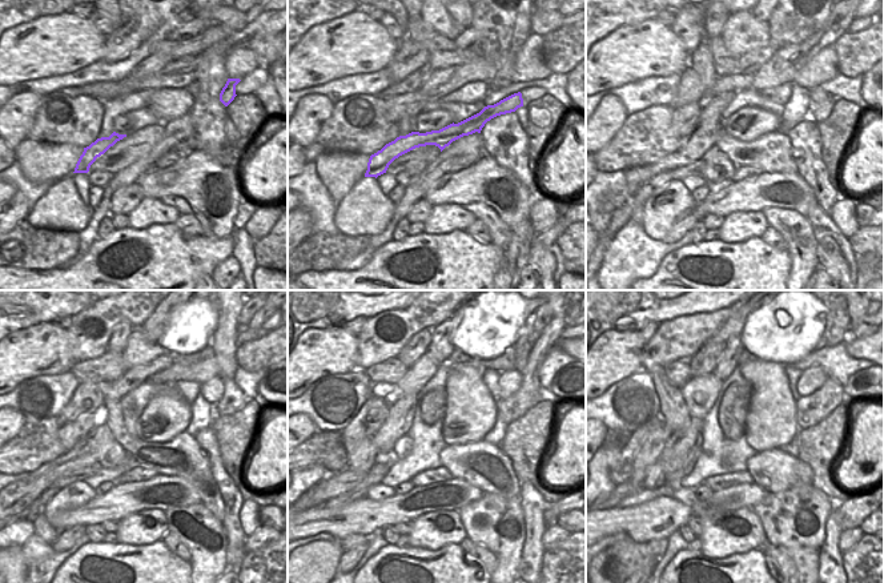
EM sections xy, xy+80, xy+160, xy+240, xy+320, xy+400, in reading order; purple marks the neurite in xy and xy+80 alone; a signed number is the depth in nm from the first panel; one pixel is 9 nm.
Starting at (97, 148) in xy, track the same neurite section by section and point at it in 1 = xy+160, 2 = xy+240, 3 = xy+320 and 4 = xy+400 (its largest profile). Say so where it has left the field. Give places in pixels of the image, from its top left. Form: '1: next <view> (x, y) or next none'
1: next xy+160 (619, 217)
2: next xy+240 (16, 533)
3: next xy+320 (320, 537)
4: next xy+400 (618, 537)

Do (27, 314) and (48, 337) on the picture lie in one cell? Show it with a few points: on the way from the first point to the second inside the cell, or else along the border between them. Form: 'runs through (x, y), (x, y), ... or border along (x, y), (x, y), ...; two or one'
border along (52, 321), (29, 325), (13, 332); two

